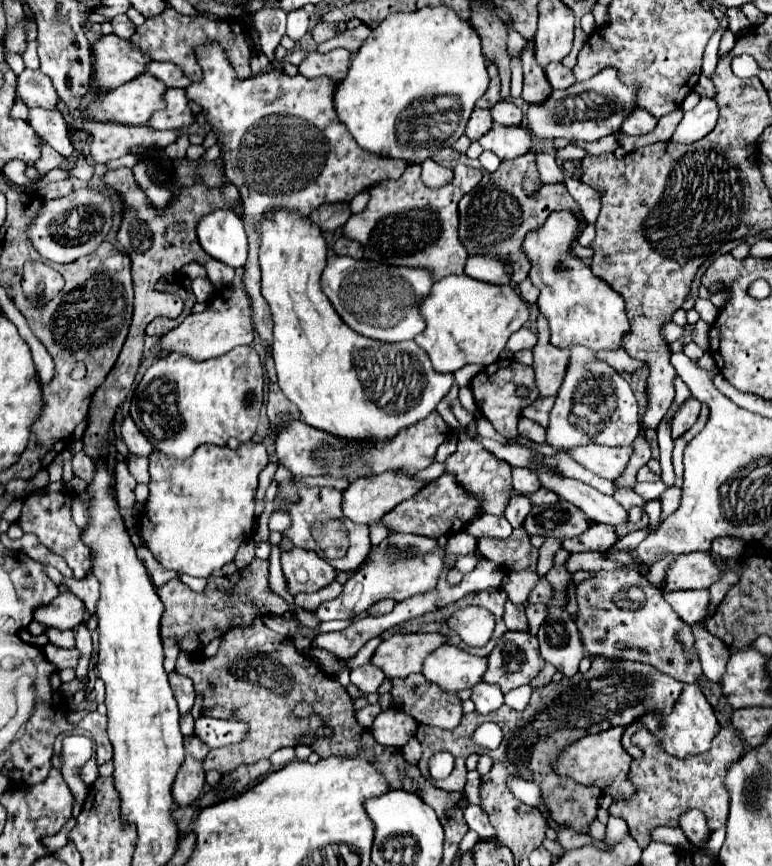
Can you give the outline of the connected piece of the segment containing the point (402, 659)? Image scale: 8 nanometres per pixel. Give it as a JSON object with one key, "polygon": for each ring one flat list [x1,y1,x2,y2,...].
{"polygon":[[397,633,377,647,371,663,379,667,387,679,403,679,411,673,419,673,423,659,443,643,445,639,437,633]]}

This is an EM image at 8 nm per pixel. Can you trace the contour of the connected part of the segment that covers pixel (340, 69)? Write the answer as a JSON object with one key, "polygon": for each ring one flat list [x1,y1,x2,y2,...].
{"polygon":[[333,49,325,55,321,53,307,53,305,59,299,63,299,73,303,77,329,77,333,81,341,81,347,75,351,55,345,49]]}

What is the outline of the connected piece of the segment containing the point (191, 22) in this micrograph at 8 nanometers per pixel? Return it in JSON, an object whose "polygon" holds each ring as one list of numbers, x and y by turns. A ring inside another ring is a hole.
{"polygon":[[167,7,161,15,157,17,149,17,141,27,137,27,135,35,131,37,131,43,137,45,139,51,143,51,143,55,149,55,153,61,171,61,175,63,191,81,199,81,201,79,201,65,197,61,195,55,195,47,201,45,209,45,209,43,219,43,231,63,231,67,235,69,237,77,249,77,251,69,249,69,249,57,251,57,251,45,247,41,247,27,243,23,235,23,235,21,211,21,205,17,185,17,179,15,175,9]]}

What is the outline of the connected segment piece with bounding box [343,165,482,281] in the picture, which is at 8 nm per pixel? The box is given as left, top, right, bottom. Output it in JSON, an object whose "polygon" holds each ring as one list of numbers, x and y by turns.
{"polygon":[[409,165,405,173,397,181,381,181,369,189,371,199,363,213,351,215,343,227,343,237,357,241,363,247,363,255,369,261,385,261,393,267,421,267,431,271,431,279,439,281,447,275,463,275,463,267,467,261,467,251,463,249,457,235,457,203,469,193,482,179,479,169,457,165,453,169,455,177,449,185,441,189,429,189,421,181,421,165]]}

